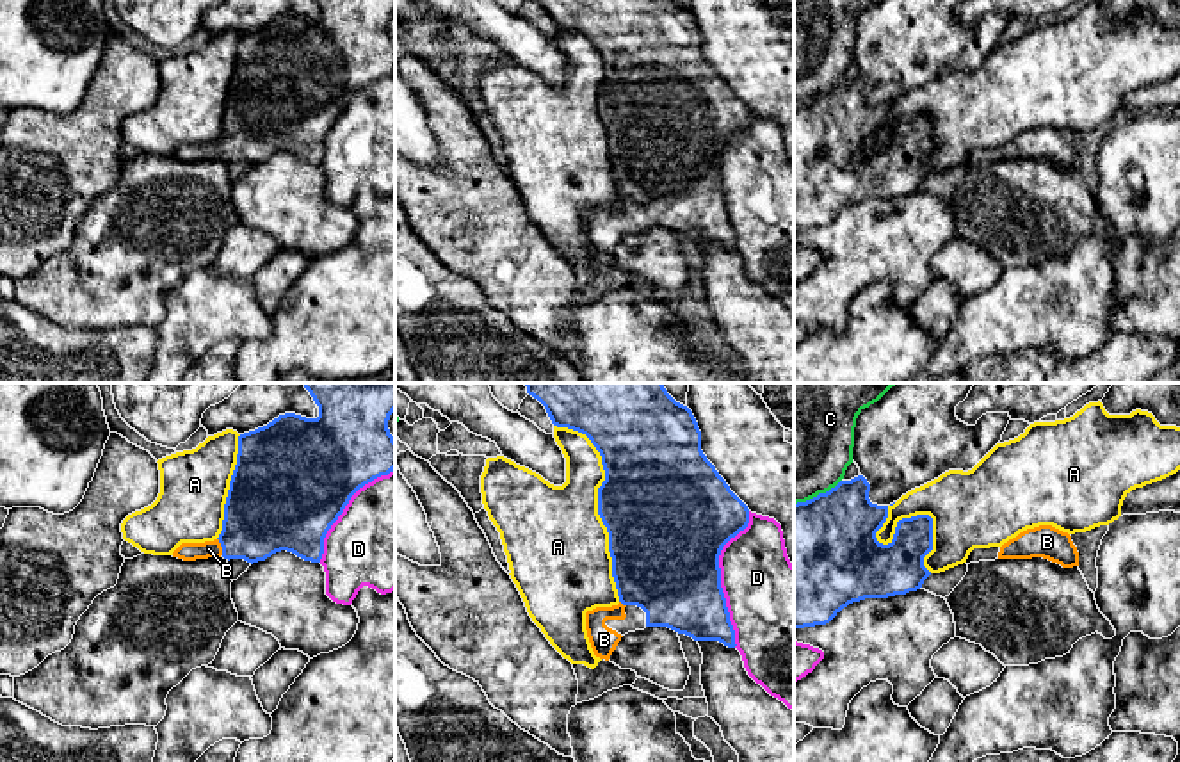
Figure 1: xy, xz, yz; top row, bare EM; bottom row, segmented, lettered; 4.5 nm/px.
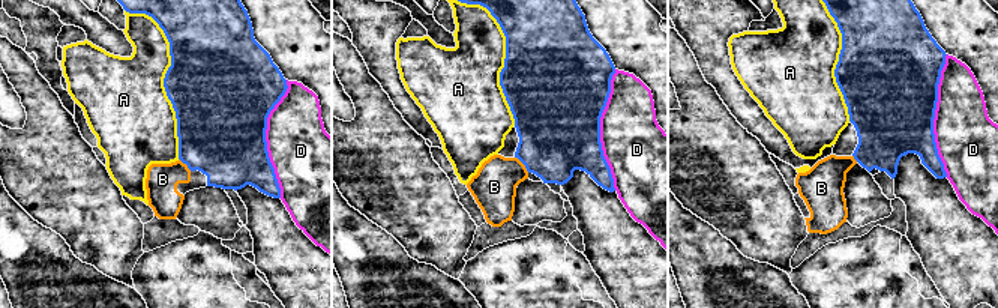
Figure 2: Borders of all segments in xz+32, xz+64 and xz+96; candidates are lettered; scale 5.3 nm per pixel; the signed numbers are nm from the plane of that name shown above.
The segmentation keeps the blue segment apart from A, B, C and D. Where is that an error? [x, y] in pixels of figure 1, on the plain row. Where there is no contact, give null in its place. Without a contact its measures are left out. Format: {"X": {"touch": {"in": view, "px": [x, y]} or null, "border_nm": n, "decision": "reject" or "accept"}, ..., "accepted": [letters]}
{"A": {"touch": {"in": "xz", "px": [598, 104]}, "border_nm": 850, "decision": "reject"}, "B": {"touch": {"in": "xy", "px": [221, 146]}, "border_nm": 80, "decision": "accept"}, "C": {"touch": {"in": "yz", "px": [819, 95]}, "border_nm": 240, "decision": "reject"}, "D": {"touch": {"in": "xz", "px": [719, 180]}, "border_nm": 600, "decision": "reject"}, "accepted": ["B"]}

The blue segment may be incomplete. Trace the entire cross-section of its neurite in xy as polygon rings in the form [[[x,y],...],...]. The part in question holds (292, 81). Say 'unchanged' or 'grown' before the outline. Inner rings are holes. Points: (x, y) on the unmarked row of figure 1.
grown; [[[395,0],[313,2],[319,7],[317,20],[285,14],[238,37],[237,66],[219,139],[182,144],[173,158],[196,162],[222,157],[228,162],[244,160],[253,166],[287,151],[304,162],[320,164],[324,139],[351,98],[395,71],[395,41],[388,30]]]

